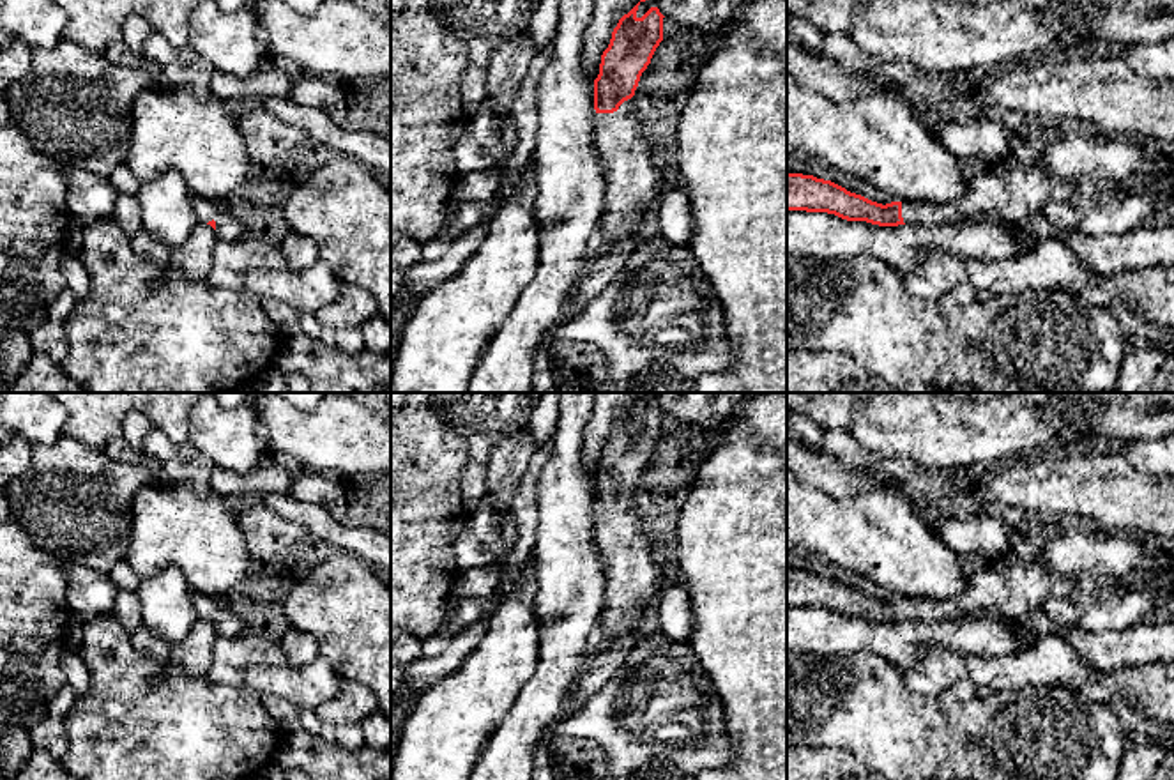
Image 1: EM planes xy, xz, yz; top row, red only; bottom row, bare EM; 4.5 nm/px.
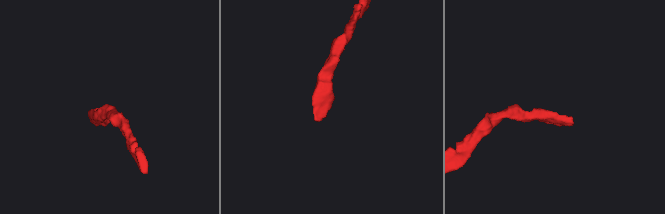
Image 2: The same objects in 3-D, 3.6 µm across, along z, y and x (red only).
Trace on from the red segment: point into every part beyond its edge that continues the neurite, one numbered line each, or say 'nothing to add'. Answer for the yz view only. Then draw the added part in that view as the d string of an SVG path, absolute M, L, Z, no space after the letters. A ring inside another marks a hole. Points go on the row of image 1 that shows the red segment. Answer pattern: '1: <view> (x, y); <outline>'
1: yz (1013, 197); M1036 164L1002 175L988 170L969 179L969 191L955 202L903 200L902 218L905 225L930 226L990 216L1018 228L1048 203L1066 203L1073 193L1070 180L1050 177Z

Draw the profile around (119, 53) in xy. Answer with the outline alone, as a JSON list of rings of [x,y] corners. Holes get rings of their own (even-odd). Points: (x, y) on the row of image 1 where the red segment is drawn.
[[[115,41],[104,50],[104,58],[115,65],[133,67],[138,71],[145,71],[156,80],[161,80],[161,69],[152,60],[143,57],[141,53],[133,51],[124,41]]]

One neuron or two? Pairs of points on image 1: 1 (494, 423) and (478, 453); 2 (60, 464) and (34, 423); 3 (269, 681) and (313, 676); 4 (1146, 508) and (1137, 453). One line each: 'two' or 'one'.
1: one
2: two
3: one
4: two

